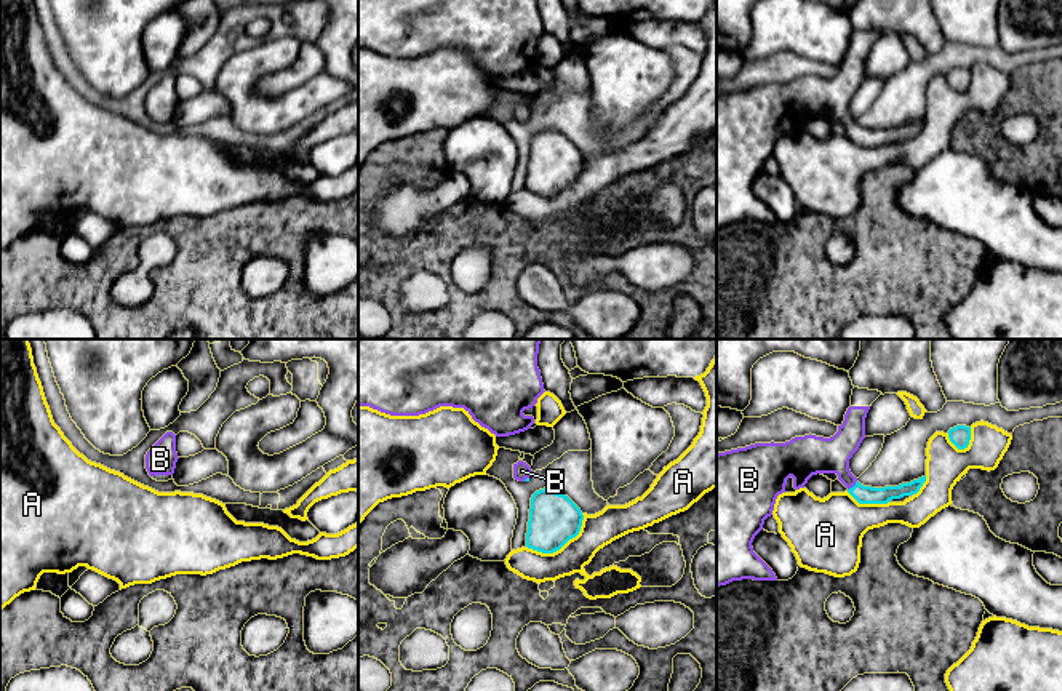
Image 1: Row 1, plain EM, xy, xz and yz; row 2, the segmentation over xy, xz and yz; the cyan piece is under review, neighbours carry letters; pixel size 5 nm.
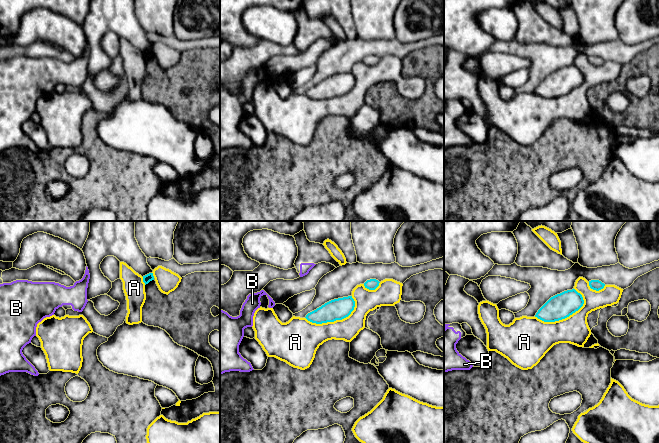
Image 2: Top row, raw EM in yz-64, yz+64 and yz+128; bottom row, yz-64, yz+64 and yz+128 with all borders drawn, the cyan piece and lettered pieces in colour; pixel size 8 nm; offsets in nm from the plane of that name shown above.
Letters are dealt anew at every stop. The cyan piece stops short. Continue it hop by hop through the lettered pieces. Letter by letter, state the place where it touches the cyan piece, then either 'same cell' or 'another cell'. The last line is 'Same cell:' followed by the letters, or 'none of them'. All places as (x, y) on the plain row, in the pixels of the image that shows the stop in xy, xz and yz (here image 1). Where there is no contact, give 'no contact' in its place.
A: contact xz (562, 187); another cell
B: contact yz (854, 127); same cell
Same cell: B

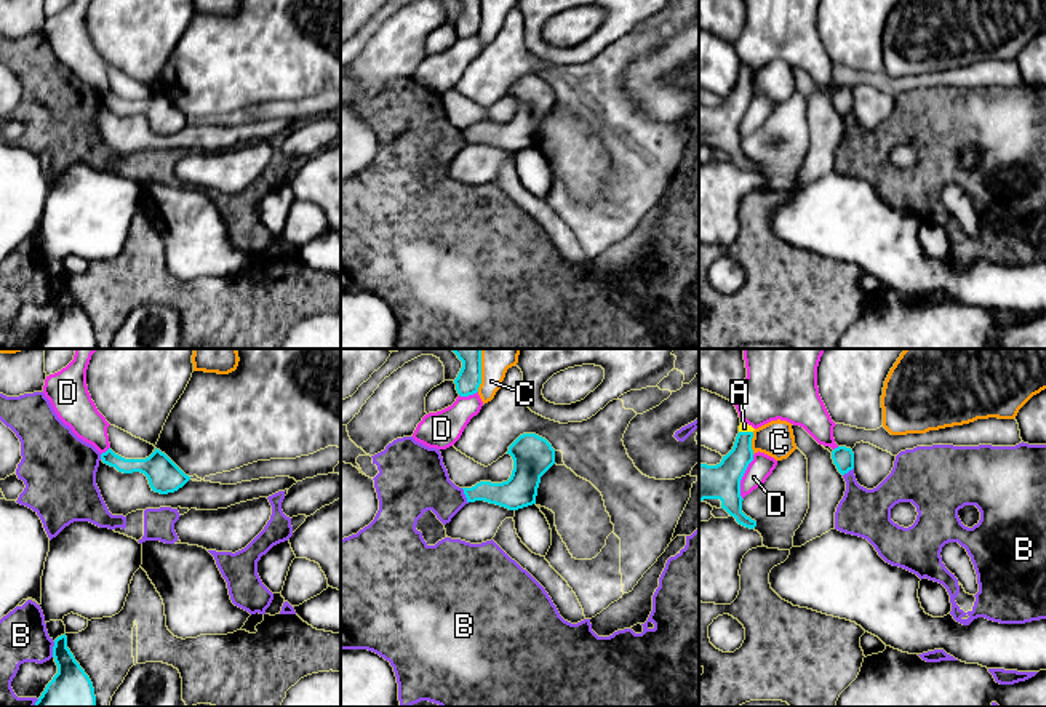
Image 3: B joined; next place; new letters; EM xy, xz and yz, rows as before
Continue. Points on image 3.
A: contact yz (746, 74); same cell
B: contact xy (53, 291); another cell
C: contact xz (480, 16); another cell
D: contact yz (742, 117); another cell
Same cell: A

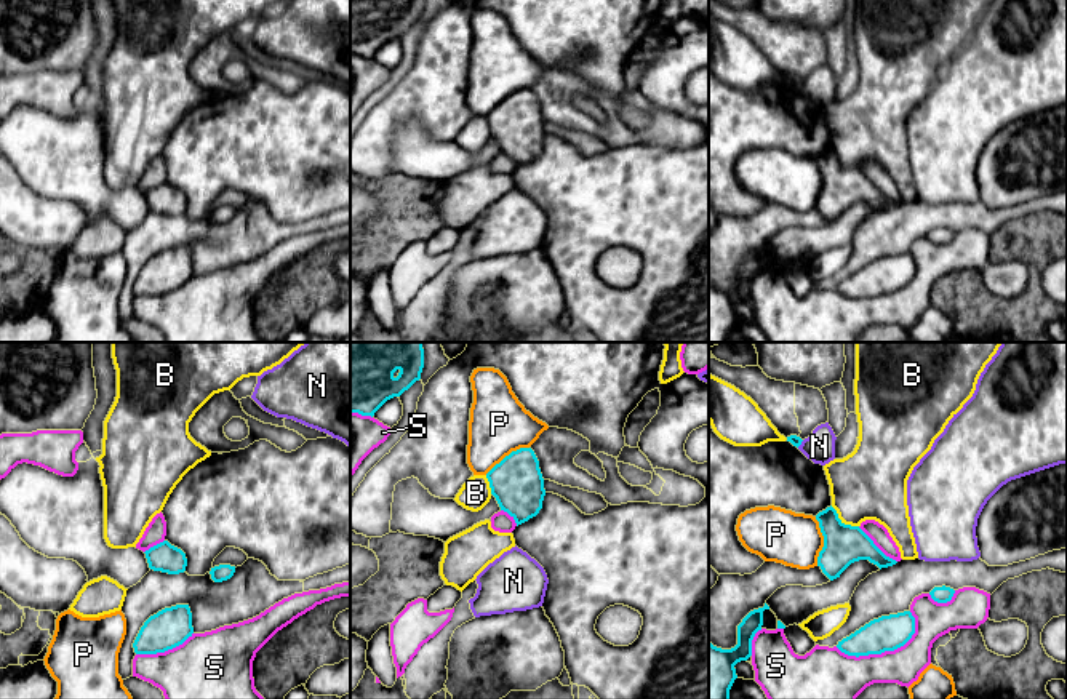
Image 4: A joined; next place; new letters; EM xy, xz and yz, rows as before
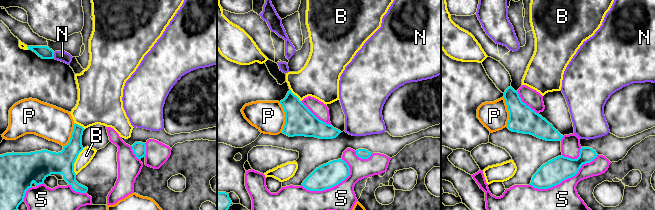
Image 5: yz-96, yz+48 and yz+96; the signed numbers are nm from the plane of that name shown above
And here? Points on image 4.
B: contact yz (843, 165); another cell
N: contact yz (800, 85); another cell
P: contact yz (824, 183); another cell
S: contact yz (882, 293); another cell
Same cell: none of them

